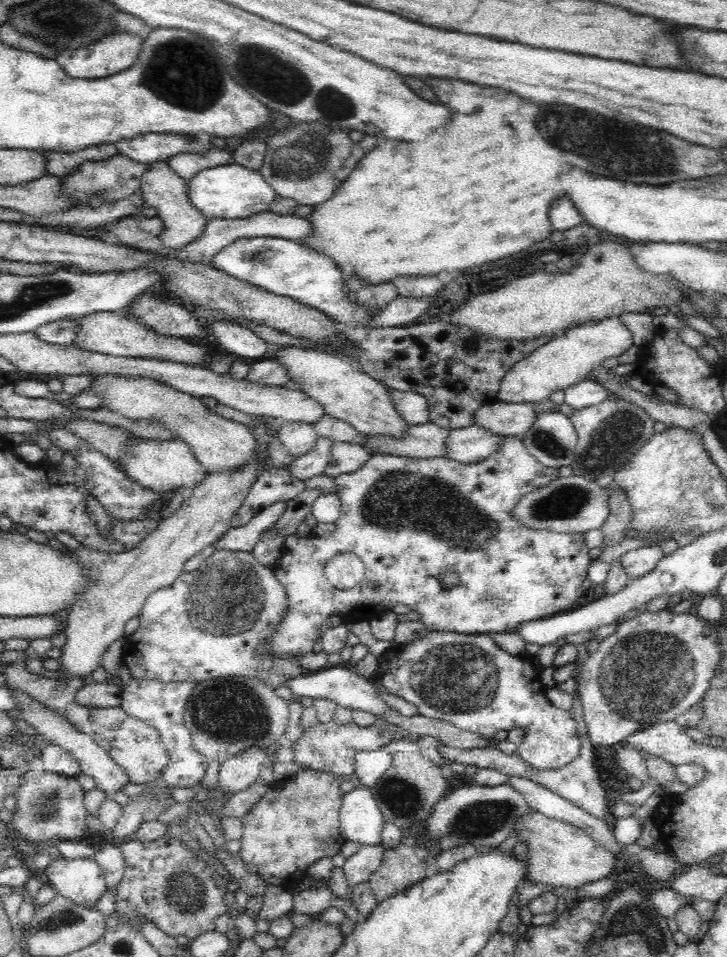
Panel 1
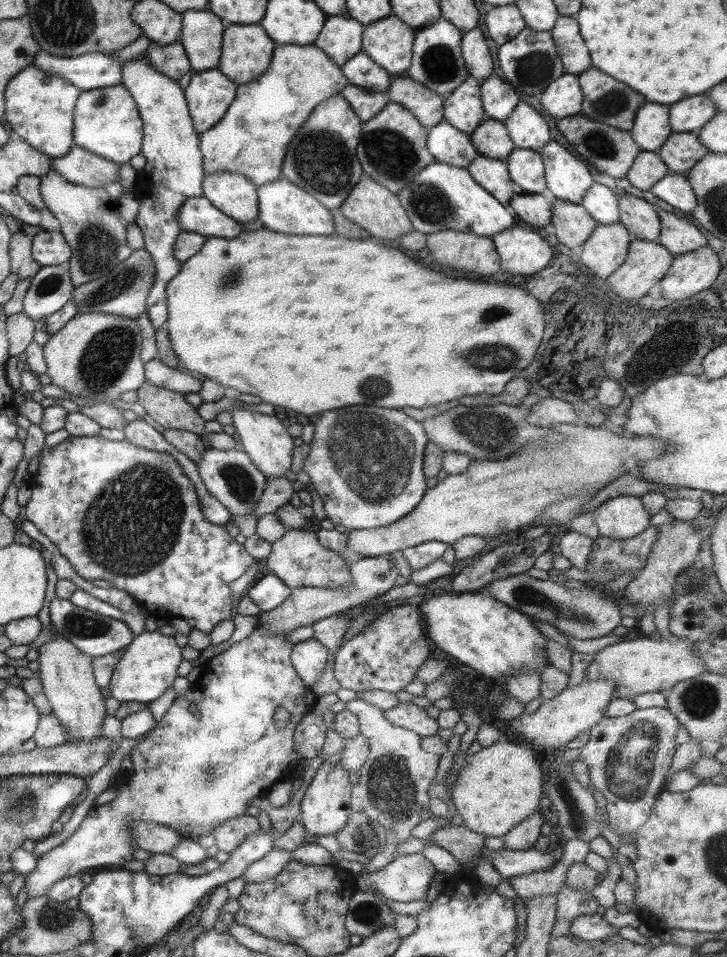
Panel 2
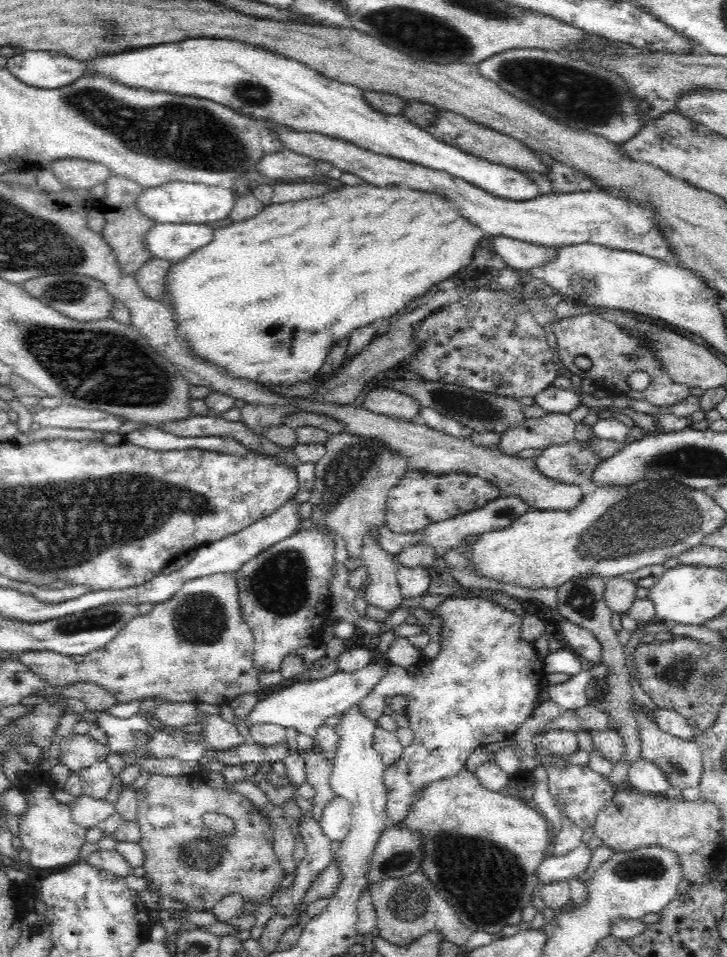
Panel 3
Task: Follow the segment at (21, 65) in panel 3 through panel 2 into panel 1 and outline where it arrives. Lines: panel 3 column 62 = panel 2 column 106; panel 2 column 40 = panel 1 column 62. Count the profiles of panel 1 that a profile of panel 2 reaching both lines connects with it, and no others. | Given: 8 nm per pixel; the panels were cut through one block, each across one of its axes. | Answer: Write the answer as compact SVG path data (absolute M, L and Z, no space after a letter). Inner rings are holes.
M130 33L106 34L93 45L78 47L78 50L62 49L55 57L55 61L65 70L65 73L74 79L95 80L112 77L126 68L130 68L138 57L143 42L142 37Z

